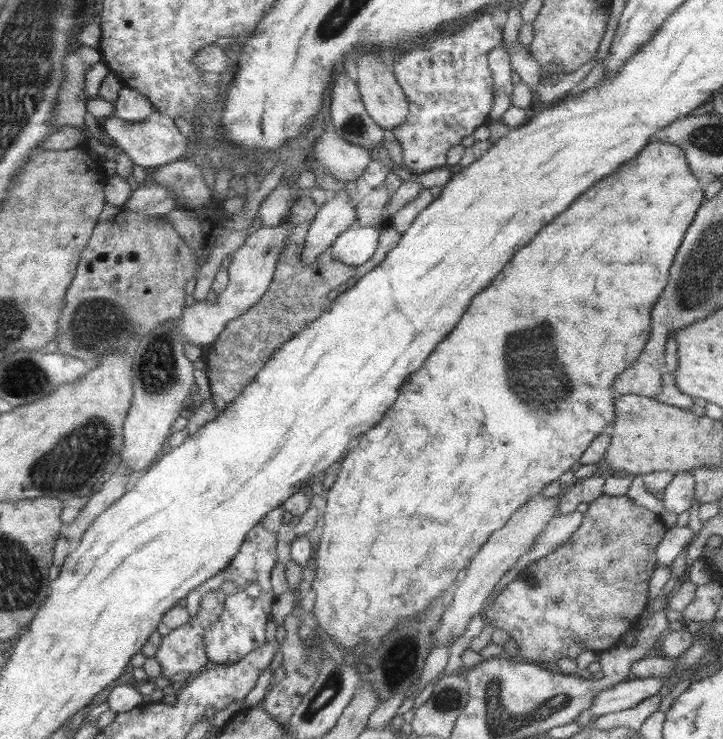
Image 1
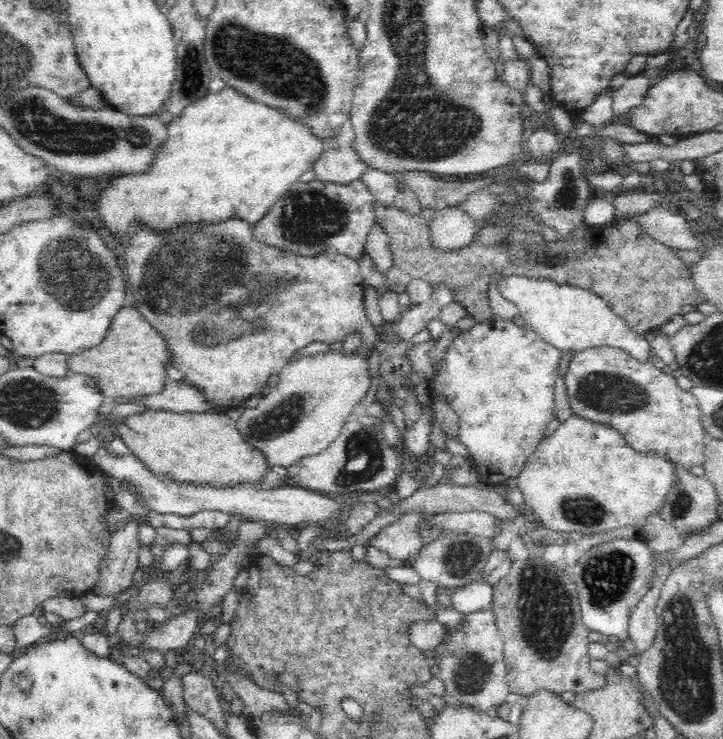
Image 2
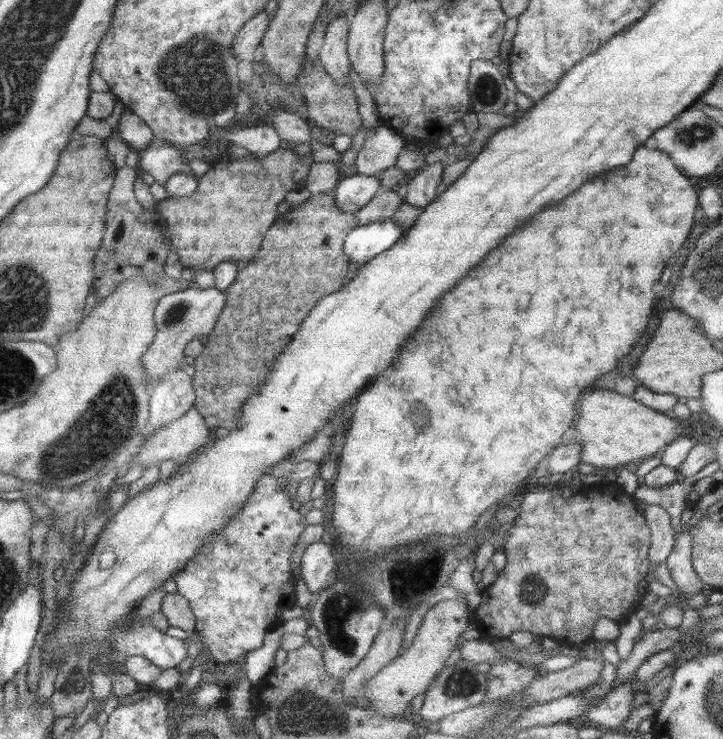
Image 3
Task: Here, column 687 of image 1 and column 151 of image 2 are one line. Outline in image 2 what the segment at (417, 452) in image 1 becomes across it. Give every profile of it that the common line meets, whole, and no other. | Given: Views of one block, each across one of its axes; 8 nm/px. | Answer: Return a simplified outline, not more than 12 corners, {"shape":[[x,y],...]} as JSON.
{"shape":[[230,86],[167,123],[98,218],[262,220],[323,139]]}

